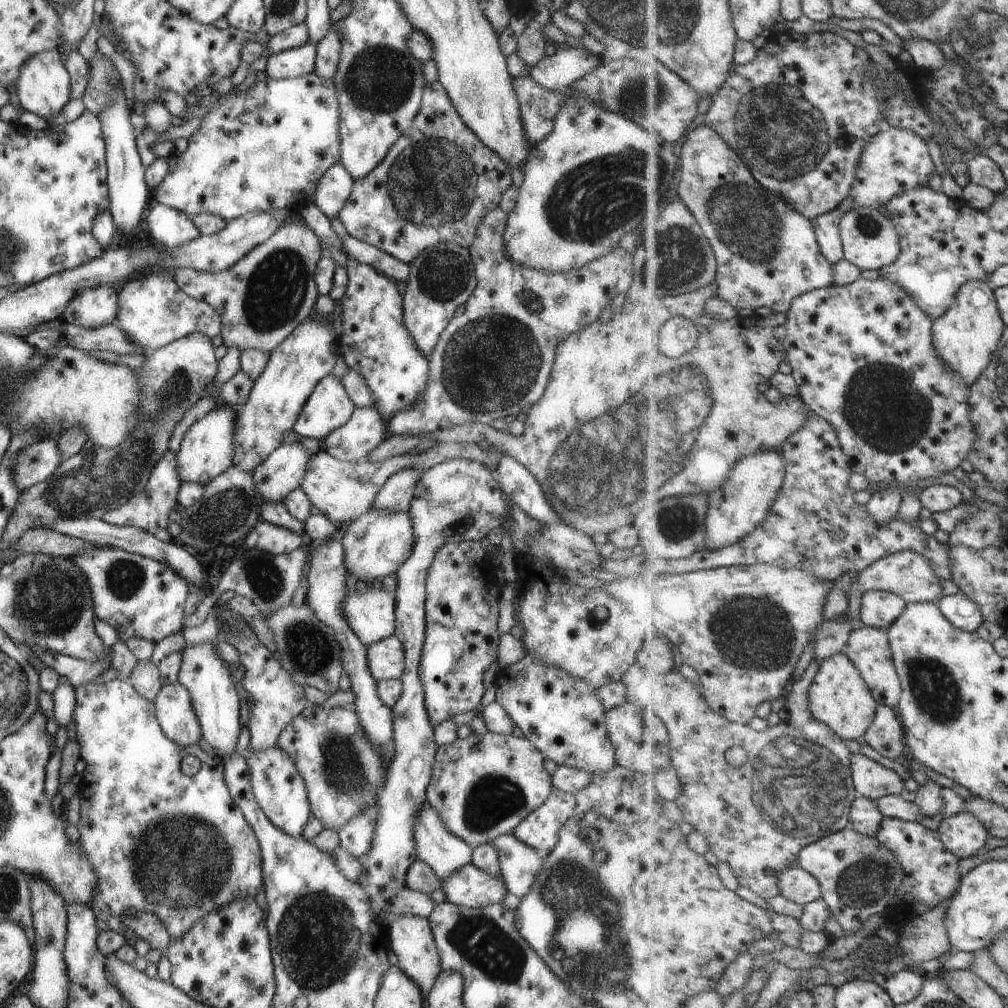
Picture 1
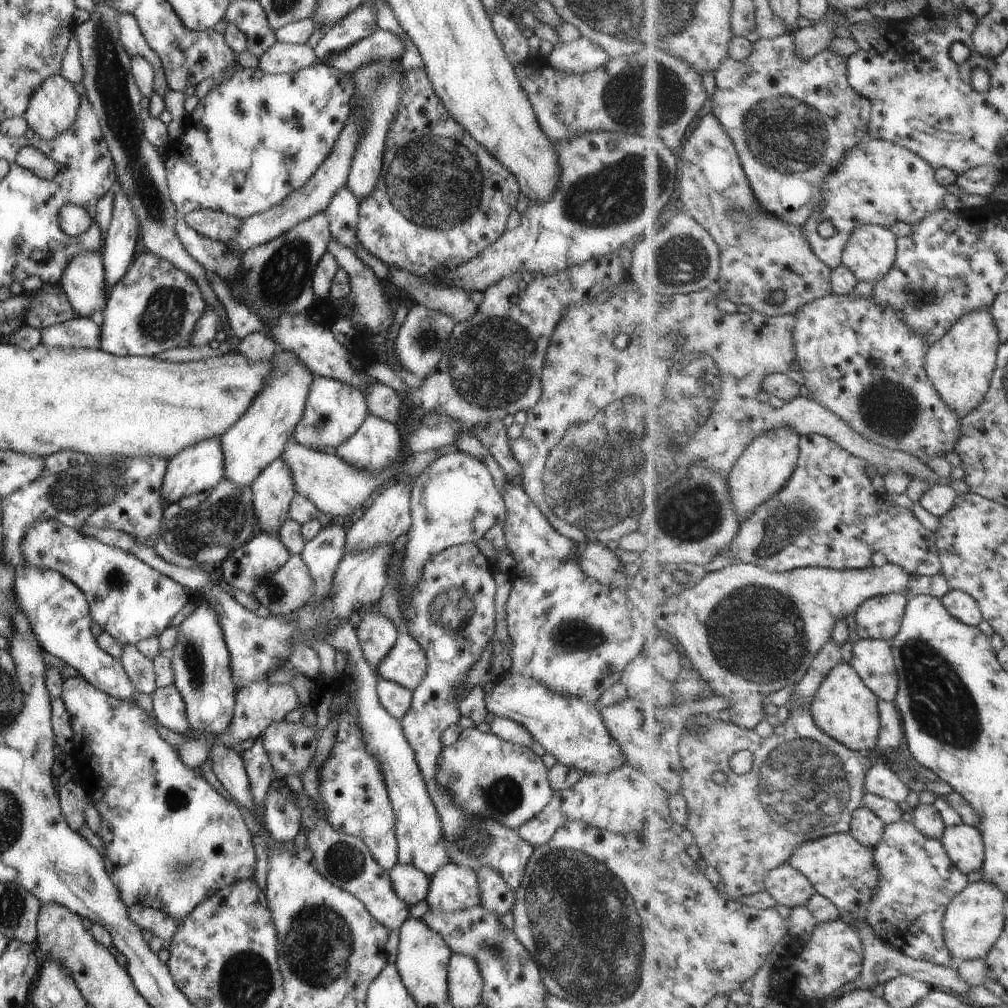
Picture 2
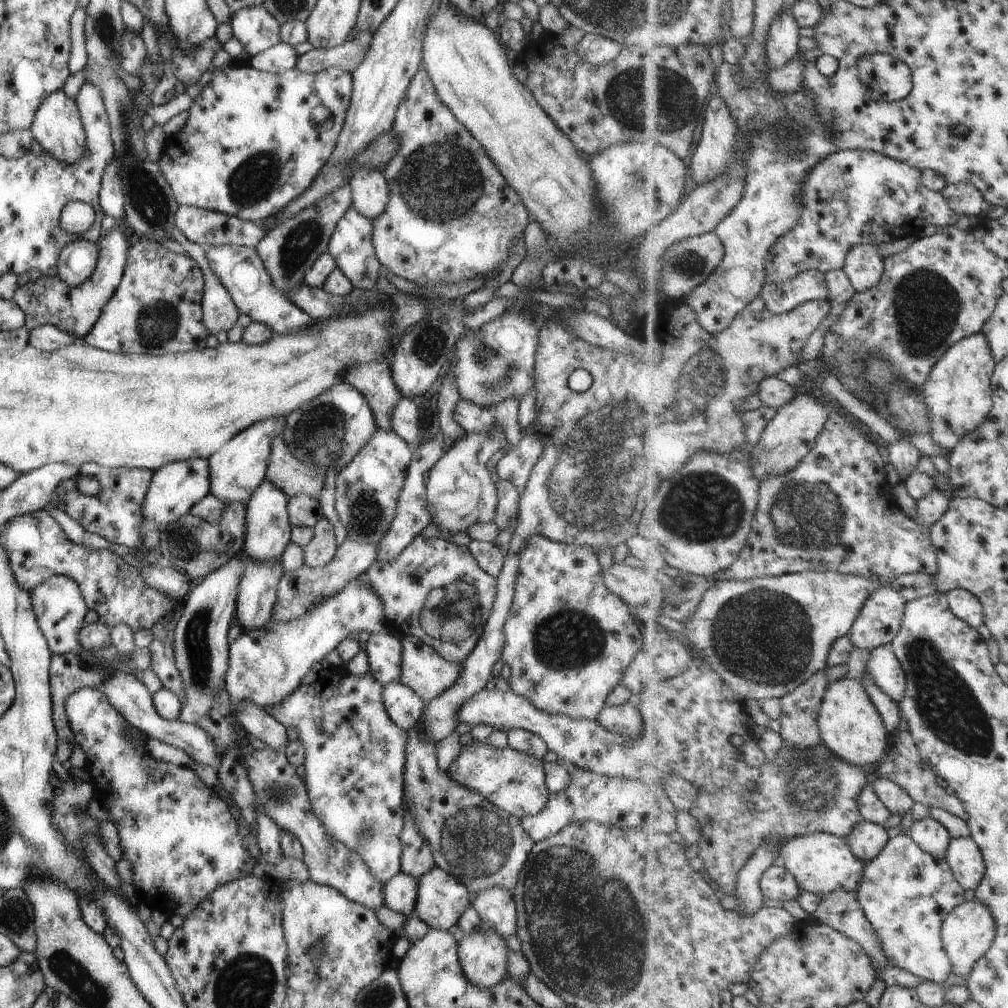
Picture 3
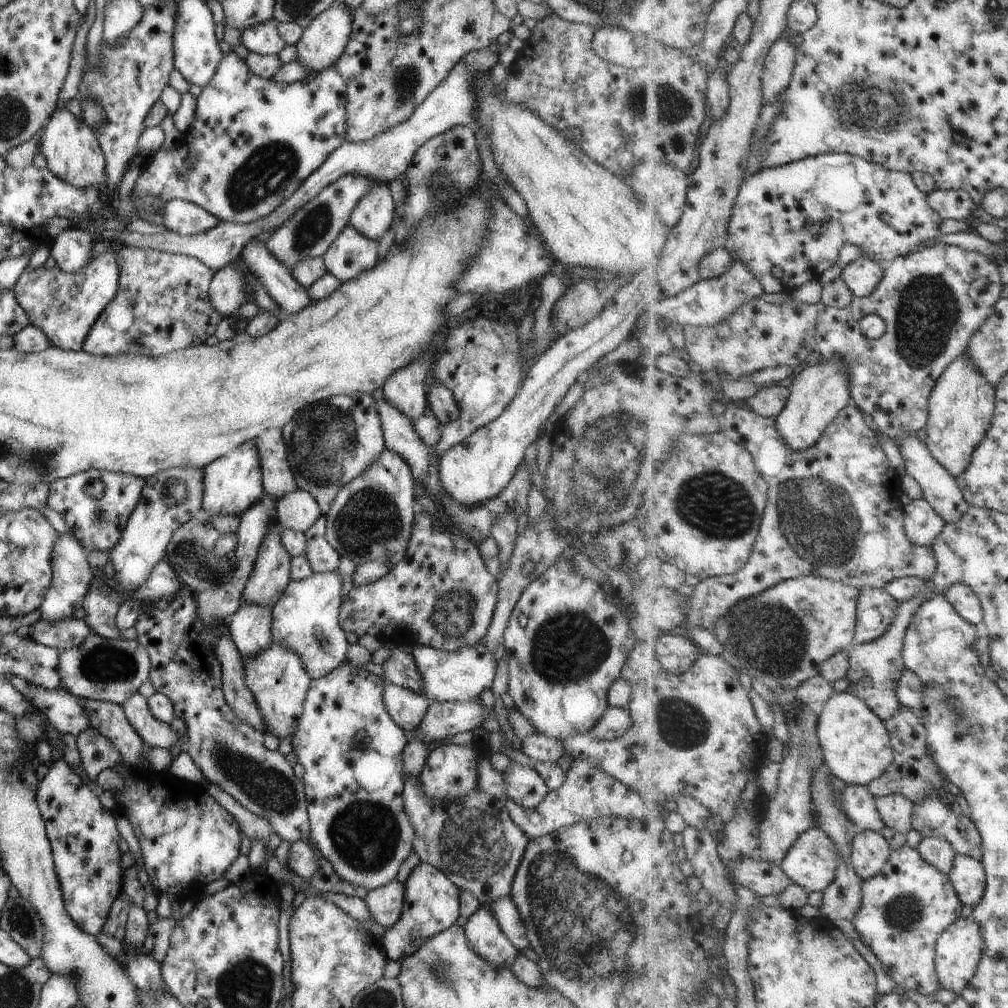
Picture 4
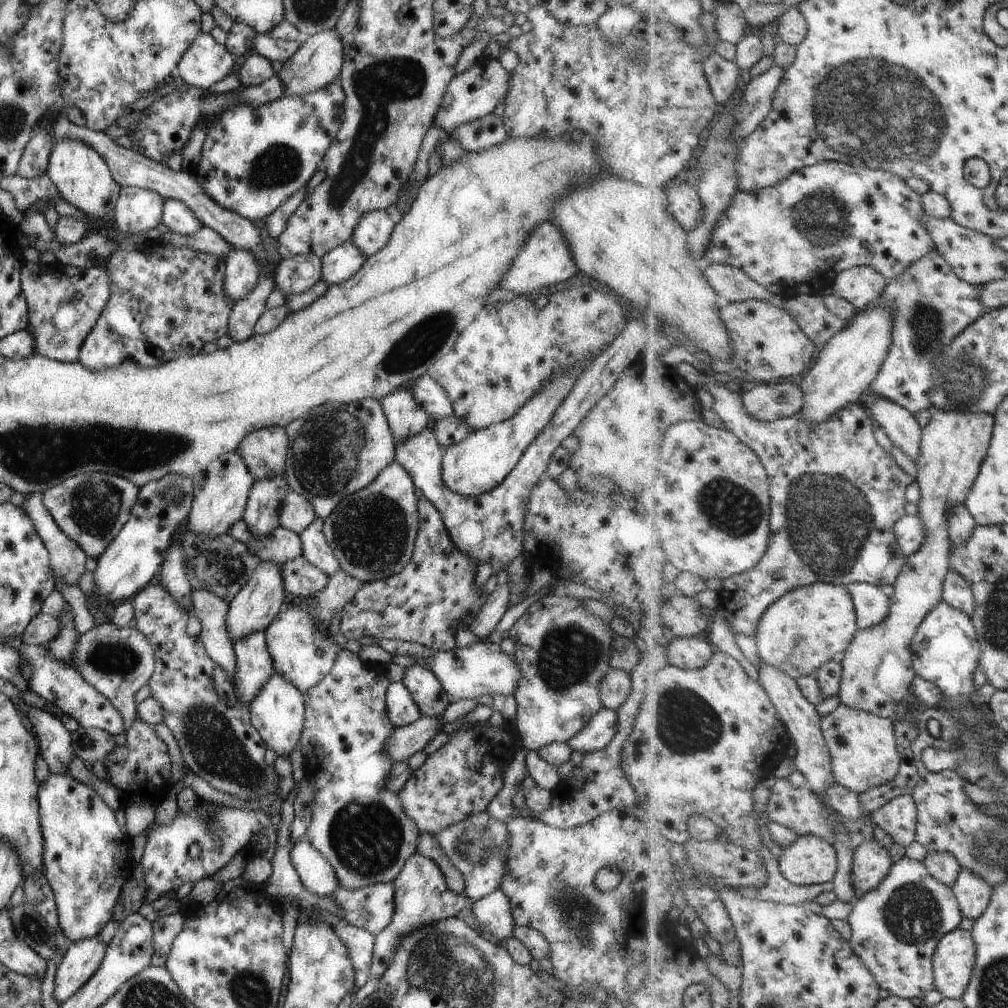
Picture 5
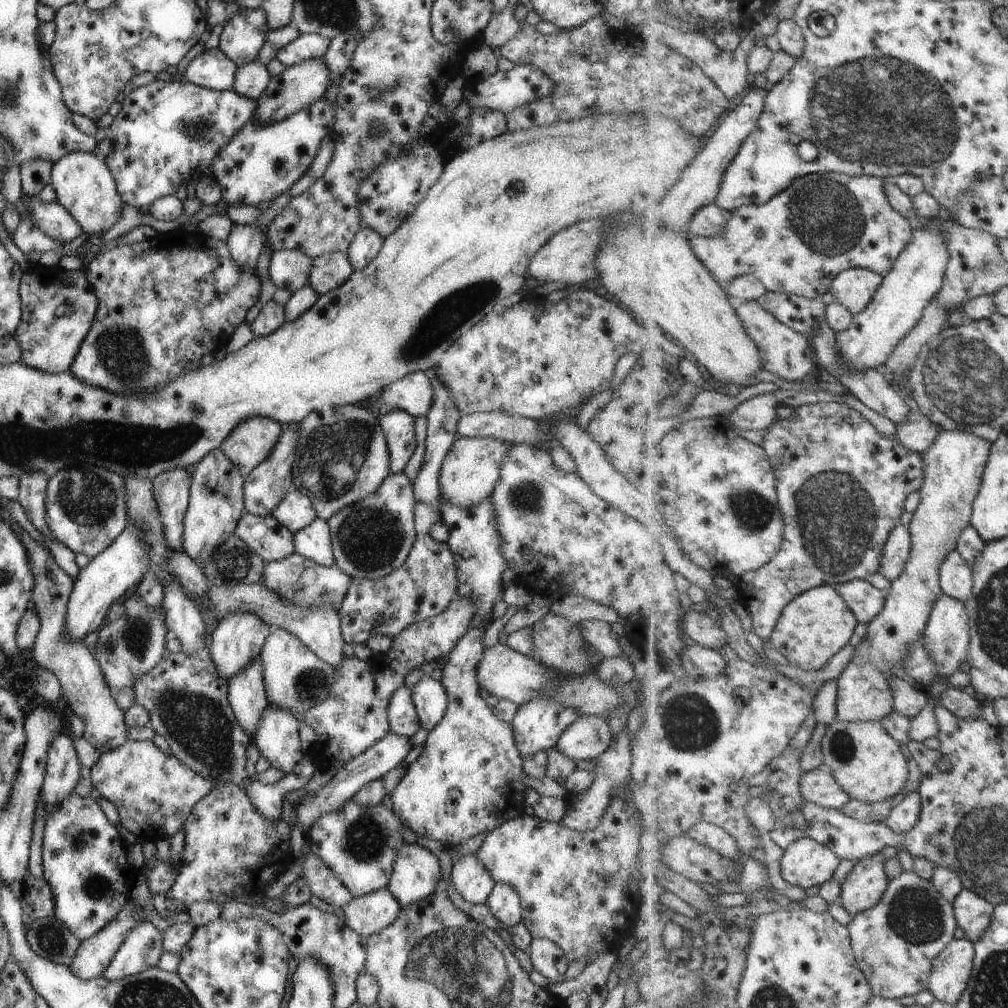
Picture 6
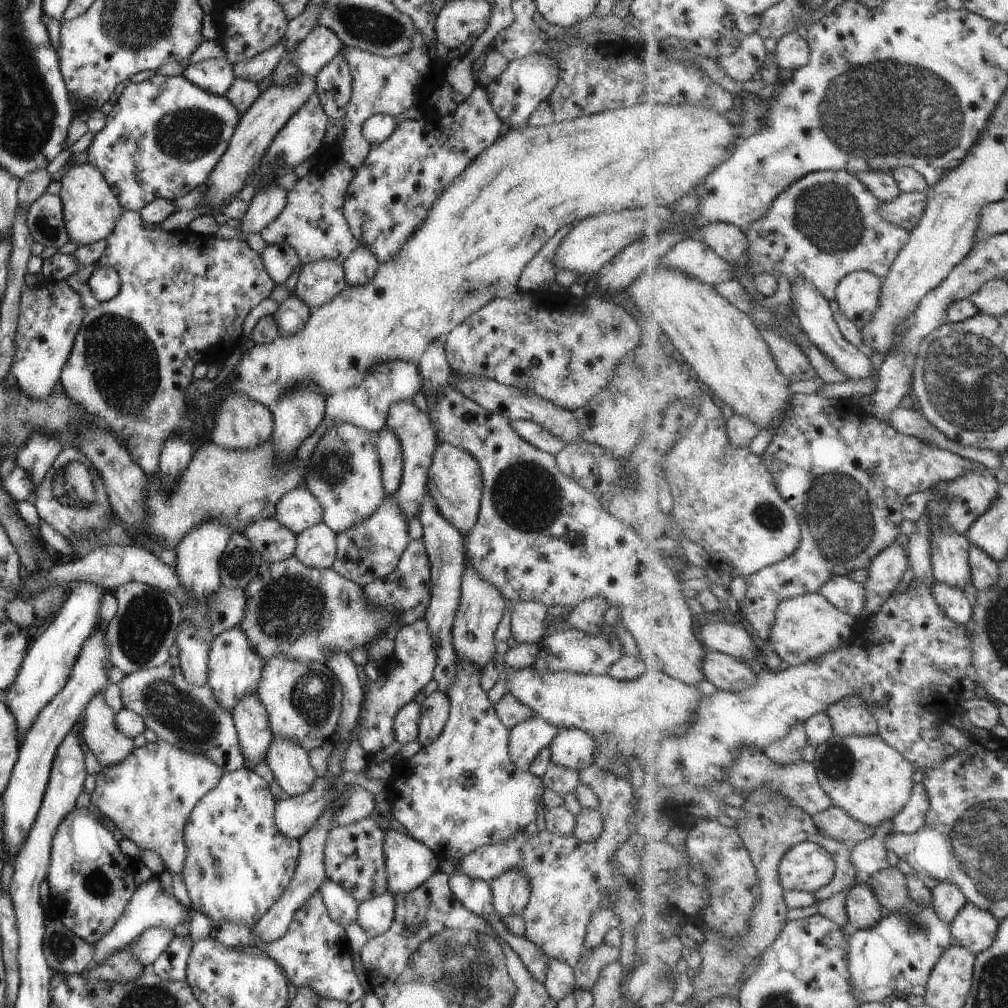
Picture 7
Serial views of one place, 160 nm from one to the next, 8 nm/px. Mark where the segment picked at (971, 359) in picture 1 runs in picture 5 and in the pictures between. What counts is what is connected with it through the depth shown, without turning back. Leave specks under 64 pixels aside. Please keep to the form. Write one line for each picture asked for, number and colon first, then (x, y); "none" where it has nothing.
2: (961, 365)
3: (959, 396)
4: (961, 409)
5: (878, 671)

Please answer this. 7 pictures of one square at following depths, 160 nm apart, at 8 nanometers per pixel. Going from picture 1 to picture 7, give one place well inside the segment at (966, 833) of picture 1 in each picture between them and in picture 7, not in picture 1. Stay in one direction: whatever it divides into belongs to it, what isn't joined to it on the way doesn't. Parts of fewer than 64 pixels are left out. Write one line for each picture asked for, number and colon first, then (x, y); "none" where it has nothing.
2: (964, 844)
3: (965, 858)
4: (969, 876)
5: (974, 894)
6: (974, 914)
7: (976, 929)

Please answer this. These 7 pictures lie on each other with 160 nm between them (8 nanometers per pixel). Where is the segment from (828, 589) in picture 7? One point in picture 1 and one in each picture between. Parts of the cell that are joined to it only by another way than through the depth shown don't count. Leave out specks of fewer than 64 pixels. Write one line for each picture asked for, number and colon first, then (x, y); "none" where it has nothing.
1: (879, 609)
2: (880, 618)
3: (880, 620)
4: (877, 609)
5: (872, 605)
6: (865, 600)

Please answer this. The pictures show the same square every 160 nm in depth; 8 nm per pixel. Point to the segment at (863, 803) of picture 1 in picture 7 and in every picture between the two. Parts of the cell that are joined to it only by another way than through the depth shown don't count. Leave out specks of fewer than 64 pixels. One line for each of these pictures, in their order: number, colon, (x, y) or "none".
2: (867, 827)
3: (868, 839)
4: (871, 852)
5: (872, 863)
6: (866, 885)
7: (864, 910)

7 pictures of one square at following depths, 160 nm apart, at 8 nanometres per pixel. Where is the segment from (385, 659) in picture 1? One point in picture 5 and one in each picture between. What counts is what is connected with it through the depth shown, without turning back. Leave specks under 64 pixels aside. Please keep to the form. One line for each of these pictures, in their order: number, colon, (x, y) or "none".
2: (404, 663)
3: (422, 668)
4: (459, 675)
5: (478, 669)

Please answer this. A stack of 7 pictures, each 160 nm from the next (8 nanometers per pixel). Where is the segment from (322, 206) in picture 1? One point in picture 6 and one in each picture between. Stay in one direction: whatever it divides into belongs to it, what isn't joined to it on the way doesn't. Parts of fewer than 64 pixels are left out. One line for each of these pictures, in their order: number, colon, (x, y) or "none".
2: (342, 211)
3: (350, 245)
4: (351, 252)
5: (344, 260)
6: (328, 271)

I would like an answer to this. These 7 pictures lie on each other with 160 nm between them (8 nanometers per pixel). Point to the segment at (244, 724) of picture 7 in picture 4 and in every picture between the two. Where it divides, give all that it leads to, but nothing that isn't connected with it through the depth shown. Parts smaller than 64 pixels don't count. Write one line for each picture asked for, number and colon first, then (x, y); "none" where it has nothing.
4: (249, 626)
5: (253, 665)
6: (246, 694)

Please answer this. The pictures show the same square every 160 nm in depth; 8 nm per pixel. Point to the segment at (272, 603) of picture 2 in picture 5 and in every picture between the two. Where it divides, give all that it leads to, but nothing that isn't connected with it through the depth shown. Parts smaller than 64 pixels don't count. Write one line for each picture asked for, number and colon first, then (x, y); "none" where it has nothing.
3: (297, 591)
4: (304, 620)
5: (302, 654)

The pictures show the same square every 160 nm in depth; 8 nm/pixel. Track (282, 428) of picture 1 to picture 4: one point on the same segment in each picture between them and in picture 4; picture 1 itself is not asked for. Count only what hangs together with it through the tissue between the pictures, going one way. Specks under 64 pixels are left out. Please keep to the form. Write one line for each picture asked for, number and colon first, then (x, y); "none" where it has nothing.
2: (260, 434)
3: (235, 470)
4: (232, 483)

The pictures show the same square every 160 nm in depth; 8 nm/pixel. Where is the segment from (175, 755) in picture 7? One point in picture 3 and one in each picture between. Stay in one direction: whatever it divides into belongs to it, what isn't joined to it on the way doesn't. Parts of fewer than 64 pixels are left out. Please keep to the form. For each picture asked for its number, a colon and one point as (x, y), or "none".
3: (126, 694)
4: (153, 733)
5: (140, 770)
6: (153, 793)

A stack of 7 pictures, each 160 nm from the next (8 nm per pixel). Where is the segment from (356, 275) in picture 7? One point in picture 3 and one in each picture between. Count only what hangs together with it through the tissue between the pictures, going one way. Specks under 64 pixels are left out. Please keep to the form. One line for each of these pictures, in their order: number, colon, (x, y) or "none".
3: (369, 190)
4: (372, 215)
5: (372, 231)
6: (366, 243)

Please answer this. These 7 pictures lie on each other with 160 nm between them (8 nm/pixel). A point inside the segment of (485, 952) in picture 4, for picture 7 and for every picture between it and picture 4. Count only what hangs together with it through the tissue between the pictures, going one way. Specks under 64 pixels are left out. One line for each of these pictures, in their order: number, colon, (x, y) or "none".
5: (492, 913)
6: (503, 903)
7: (510, 892)

